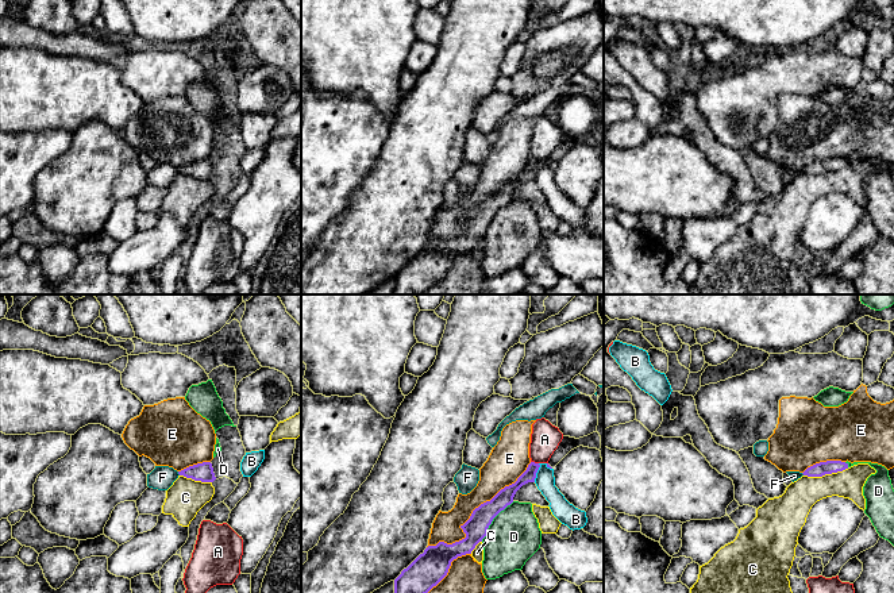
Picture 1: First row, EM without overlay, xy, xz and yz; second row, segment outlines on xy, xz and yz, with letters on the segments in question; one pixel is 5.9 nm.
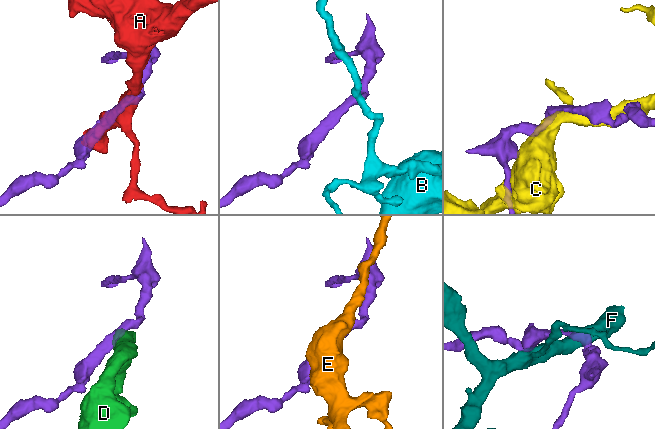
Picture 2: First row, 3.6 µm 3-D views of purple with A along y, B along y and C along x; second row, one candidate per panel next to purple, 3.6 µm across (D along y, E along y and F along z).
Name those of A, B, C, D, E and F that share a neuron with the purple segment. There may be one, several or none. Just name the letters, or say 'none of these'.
none of these

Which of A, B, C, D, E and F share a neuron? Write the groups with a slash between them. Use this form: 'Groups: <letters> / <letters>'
Groups: A / B / C / D / E / F

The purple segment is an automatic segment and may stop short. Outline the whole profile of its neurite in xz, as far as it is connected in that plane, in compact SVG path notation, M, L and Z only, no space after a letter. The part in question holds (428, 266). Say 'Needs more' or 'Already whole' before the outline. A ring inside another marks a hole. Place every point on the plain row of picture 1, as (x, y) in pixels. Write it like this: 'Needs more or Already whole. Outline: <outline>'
Already whole. Outline: M531 159L527 167L509 184L501 186L490 199L475 205L470 216L461 223L466 235L447 242L439 239L428 243L394 277L393 294L423 294L436 284L448 270L451 259L458 254L471 251L475 243L488 232L493 216L513 200L516 189L528 180L535 180L540 162Z

